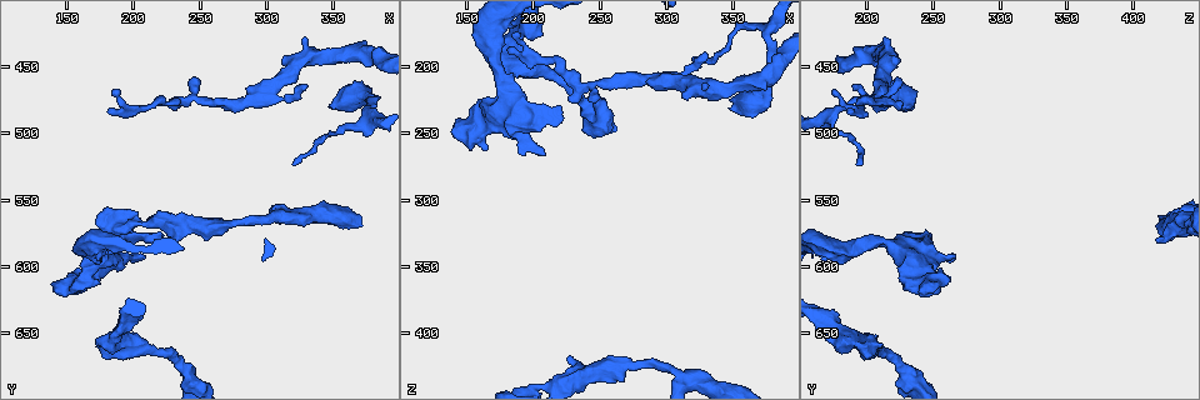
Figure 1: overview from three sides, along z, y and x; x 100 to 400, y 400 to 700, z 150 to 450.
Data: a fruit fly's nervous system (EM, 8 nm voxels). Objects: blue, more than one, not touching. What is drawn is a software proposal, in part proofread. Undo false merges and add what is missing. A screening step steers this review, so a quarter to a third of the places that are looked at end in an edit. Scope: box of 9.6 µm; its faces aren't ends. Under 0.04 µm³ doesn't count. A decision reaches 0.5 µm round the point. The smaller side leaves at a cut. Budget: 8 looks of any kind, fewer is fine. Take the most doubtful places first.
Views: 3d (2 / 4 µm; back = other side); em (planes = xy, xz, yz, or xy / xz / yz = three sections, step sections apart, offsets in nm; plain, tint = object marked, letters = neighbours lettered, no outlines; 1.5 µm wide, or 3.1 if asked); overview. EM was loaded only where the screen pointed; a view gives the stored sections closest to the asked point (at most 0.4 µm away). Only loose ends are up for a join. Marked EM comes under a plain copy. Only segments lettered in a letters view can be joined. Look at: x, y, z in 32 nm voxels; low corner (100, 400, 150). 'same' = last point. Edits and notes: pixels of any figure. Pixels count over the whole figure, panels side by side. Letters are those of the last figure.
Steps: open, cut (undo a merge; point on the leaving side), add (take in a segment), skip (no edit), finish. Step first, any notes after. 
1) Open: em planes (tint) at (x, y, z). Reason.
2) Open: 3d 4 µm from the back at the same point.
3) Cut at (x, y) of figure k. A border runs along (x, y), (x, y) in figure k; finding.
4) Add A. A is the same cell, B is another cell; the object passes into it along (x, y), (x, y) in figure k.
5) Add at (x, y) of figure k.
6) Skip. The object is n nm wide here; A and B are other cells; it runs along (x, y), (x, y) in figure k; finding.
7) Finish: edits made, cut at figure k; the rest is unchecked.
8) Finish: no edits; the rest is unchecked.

Open: em planes (letters) at (226, 578, 418). Branch stops here.

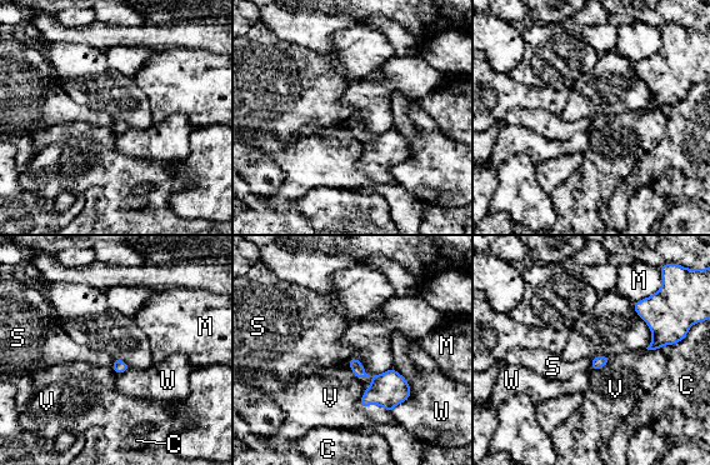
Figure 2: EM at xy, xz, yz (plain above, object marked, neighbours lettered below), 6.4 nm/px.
Skip. C, M, S, V and W are other cells; none of them fits.

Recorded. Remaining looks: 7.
Open: em planes (letters) at (218, 576, 242). An open end.

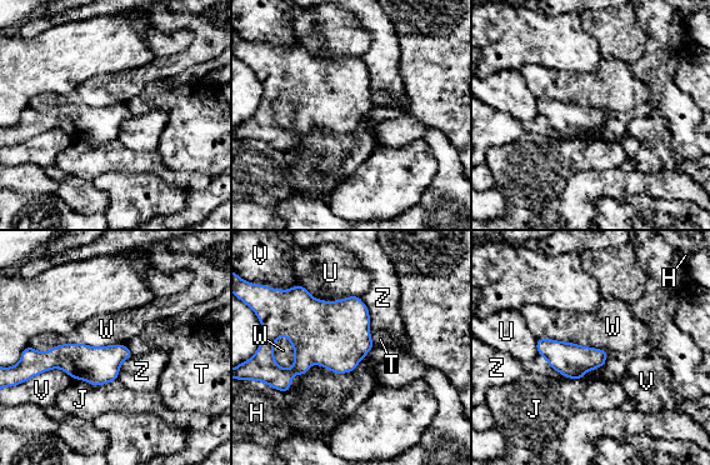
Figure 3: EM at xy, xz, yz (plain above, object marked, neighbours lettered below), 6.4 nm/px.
Skip. The object is 190 nm wide here; H, J, T, U, V, W and Z are other cells; none of them fits.

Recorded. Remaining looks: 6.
Open: 3d 2 µm at (182, 482, 190). Tapers out.

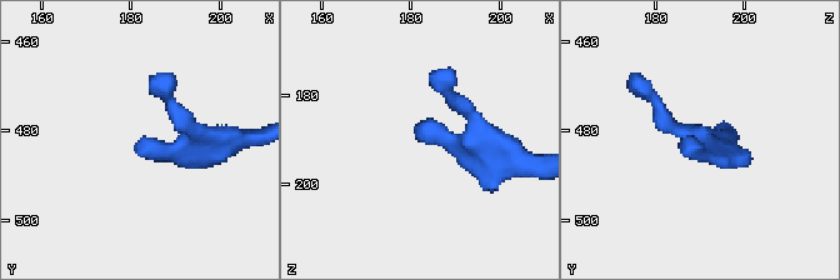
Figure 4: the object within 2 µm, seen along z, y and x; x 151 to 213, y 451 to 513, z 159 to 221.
Open: em yz step 4 (tint) at (181, 482, 188). Now the EM.

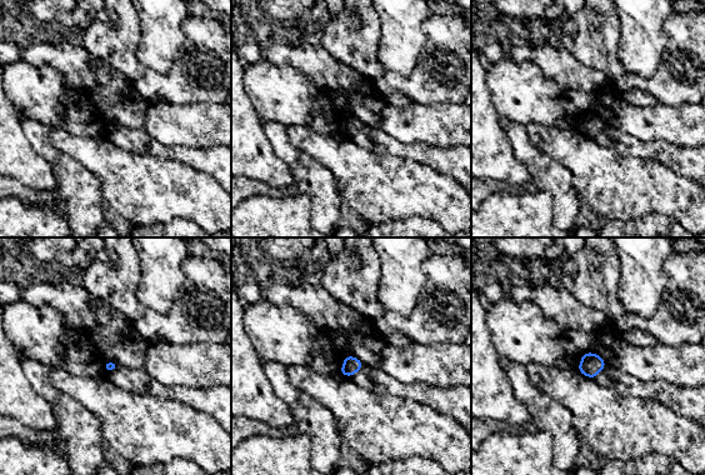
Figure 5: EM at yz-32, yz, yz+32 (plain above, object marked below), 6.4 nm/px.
Open: em xy step 8 (letters) at the same point. Cut it another way.

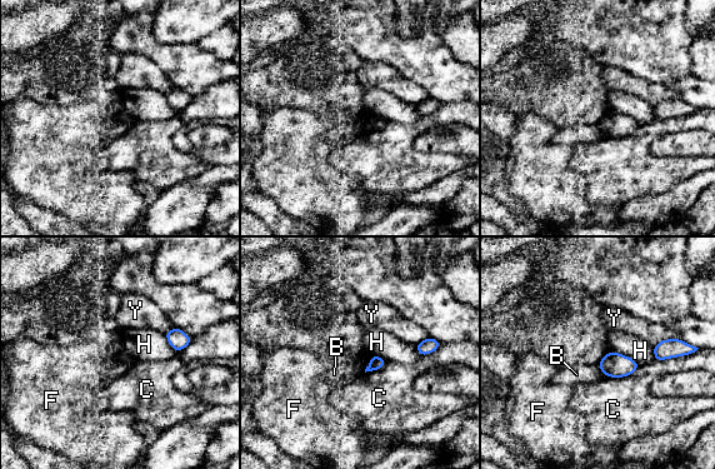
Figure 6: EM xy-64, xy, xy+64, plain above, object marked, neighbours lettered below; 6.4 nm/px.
Skip. B, C, F, H and Y are other cells; a border runs along (371, 355), (364, 372) in figure 6; none of them fits.

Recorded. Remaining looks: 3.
Finish: no edits; the rest is unchecked.

